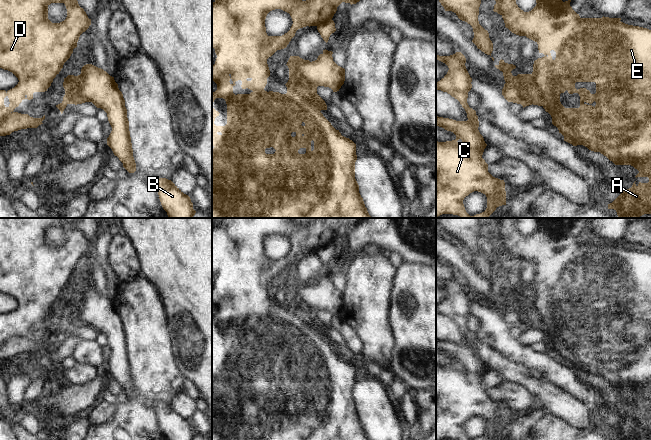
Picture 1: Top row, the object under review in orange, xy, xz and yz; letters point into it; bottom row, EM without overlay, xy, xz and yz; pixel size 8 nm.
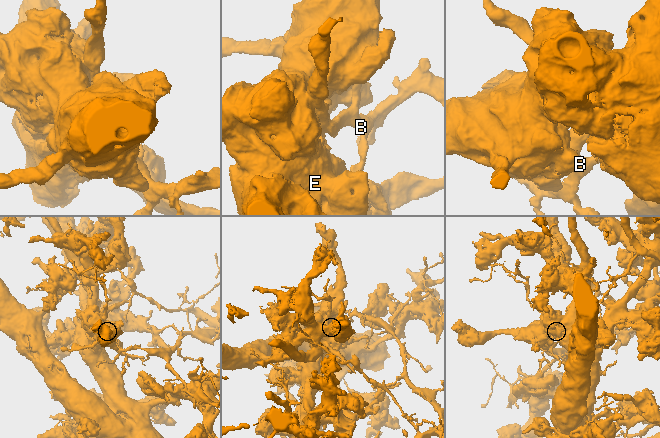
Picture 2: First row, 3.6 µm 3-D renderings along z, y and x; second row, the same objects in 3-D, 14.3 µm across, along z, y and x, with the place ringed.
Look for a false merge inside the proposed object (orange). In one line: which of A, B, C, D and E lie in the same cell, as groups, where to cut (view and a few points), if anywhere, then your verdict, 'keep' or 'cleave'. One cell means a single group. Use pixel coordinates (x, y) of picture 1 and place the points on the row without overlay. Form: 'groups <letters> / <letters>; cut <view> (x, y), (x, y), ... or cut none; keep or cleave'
groups A C D E / B; cut xy (81, 297), (83, 309), (79, 318), (88, 325); cleave

